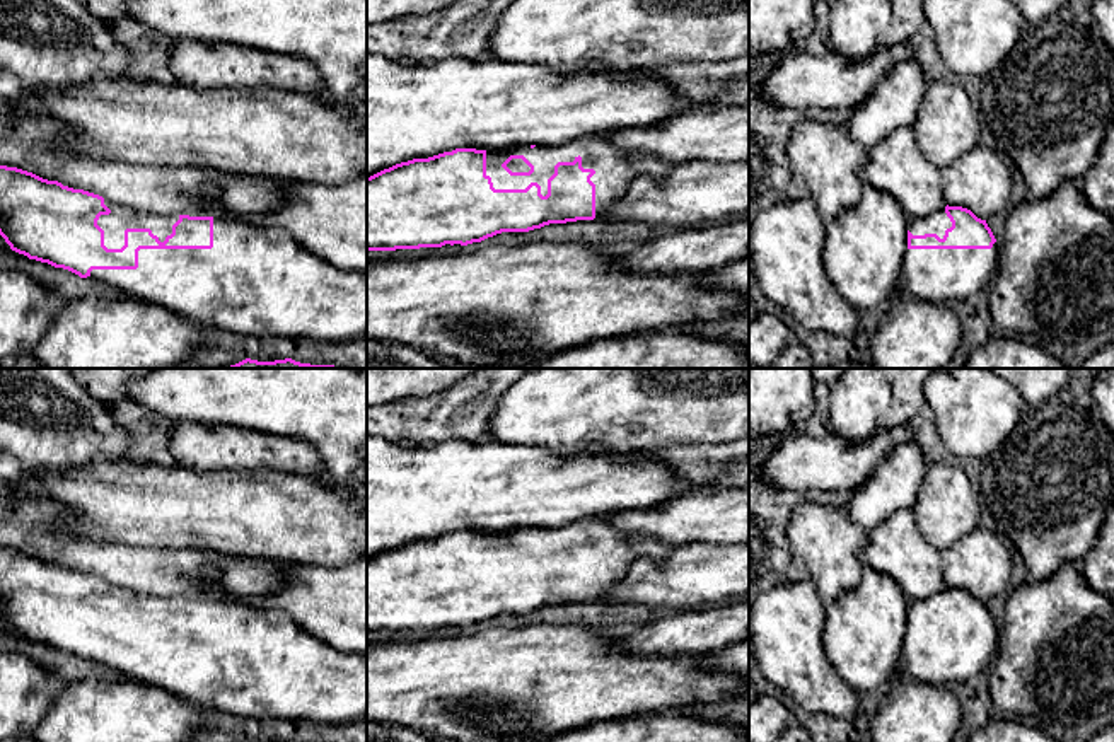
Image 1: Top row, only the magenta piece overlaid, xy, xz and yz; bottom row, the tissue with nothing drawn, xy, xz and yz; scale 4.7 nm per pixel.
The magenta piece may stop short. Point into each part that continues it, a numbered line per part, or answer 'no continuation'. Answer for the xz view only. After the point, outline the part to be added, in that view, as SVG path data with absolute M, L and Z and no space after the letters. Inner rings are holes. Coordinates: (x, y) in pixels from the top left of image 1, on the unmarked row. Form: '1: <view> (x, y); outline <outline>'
1: xz (615, 551); outline M602 515L575 520L553 529L517 529L502 534L486 532L486 558L495 571L525 571L531 565L541 568L548 577L548 561L554 556L558 544L573 544L582 539L583 551L594 551L590 563L595 566L595 600L601 600L640 558L664 561L672 551L670 546L653 537L631 537L614 529ZM510 537L524 537L532 548L531 558L510 558L502 546Z

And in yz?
1: yz (944, 659); outline M998 629L904 631L899 670L911 681L954 687L983 672L998 653Z

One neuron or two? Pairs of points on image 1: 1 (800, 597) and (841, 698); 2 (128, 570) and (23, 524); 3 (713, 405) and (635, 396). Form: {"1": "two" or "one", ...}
{"1": "one", "2": "one", "3": "one"}

